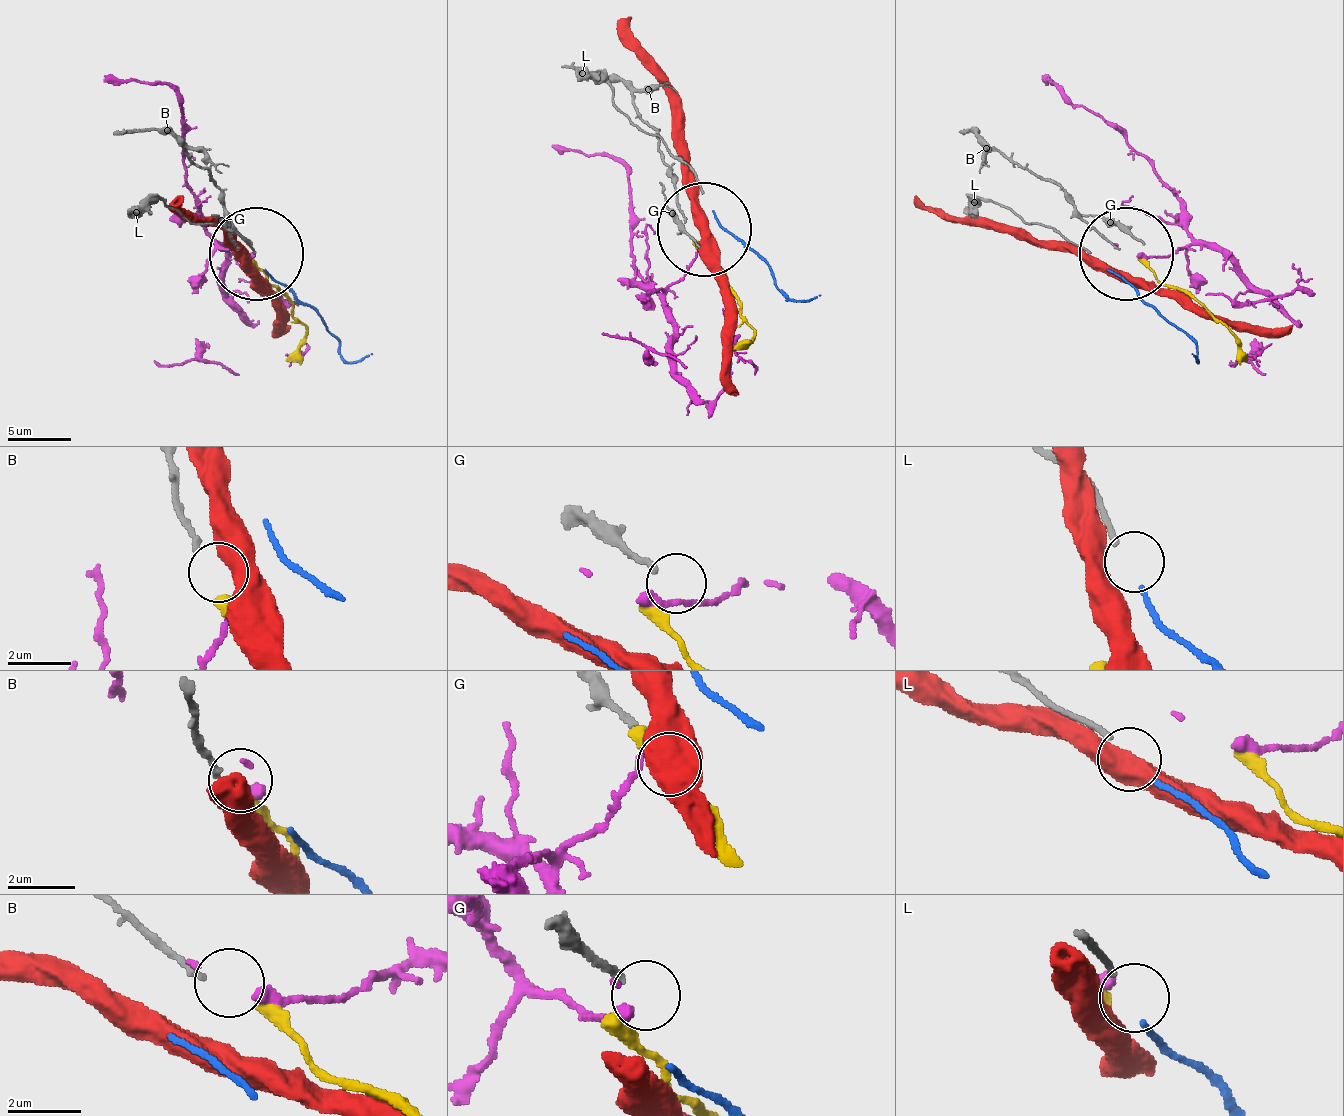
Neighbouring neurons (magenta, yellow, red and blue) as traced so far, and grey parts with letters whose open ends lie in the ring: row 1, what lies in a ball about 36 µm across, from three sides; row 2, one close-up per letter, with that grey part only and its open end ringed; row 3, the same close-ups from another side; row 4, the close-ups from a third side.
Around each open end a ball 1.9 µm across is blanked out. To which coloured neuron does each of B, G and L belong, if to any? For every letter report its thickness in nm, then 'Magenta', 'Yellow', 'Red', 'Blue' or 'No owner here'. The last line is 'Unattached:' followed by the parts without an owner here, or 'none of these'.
B: Thickness 180 nm. Yellow
G: Thickness 190 nm. No owner here
L: Thickness 170 nm. Blue
Unattached: G

